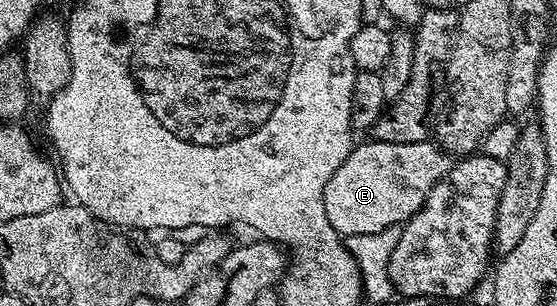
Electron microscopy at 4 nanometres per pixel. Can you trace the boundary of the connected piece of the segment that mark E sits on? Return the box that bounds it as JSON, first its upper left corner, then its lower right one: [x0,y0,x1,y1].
[324,140,451,238]

